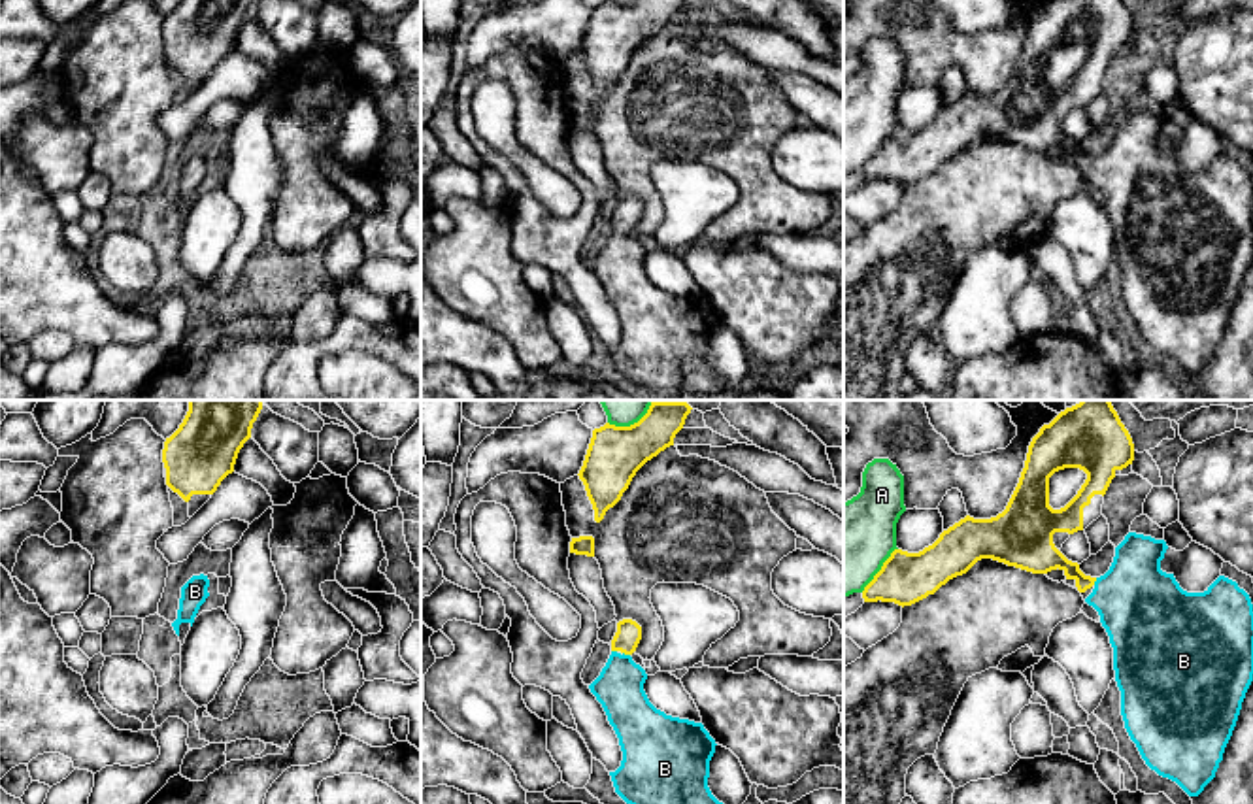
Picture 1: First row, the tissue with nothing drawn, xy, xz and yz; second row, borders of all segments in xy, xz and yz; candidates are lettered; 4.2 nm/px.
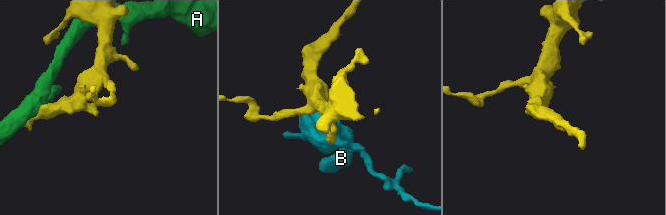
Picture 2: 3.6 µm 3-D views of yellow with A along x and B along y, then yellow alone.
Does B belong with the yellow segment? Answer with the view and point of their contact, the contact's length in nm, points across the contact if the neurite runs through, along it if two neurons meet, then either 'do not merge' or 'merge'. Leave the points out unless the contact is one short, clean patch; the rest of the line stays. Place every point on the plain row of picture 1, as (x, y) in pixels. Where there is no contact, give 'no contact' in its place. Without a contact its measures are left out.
xz (627, 231) | 40 nm | across xz (629, 210), (627, 231), (619, 265) | merge

